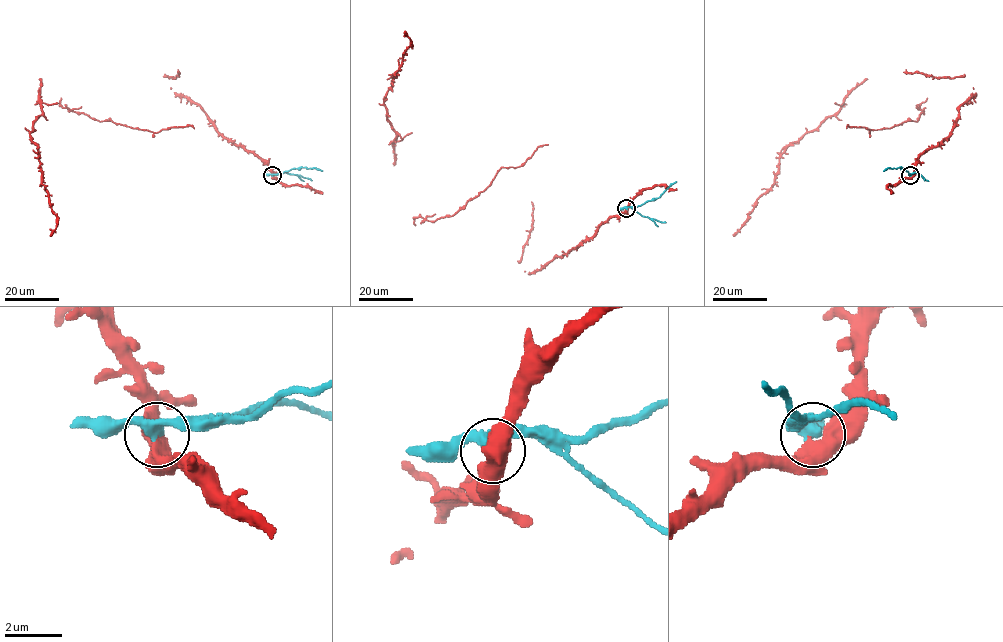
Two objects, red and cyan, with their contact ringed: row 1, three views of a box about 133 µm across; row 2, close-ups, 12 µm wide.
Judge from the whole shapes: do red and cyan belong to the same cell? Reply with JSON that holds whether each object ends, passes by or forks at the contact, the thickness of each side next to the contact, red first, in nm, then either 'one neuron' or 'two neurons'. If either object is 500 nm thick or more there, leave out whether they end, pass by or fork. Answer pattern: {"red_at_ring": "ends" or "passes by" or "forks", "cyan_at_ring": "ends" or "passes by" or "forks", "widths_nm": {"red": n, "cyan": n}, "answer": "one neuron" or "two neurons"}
{"red_at_ring": "passes by", "cyan_at_ring": "passes by", "widths_nm": {"red": 360, "cyan": 360}, "answer": "two neurons"}

